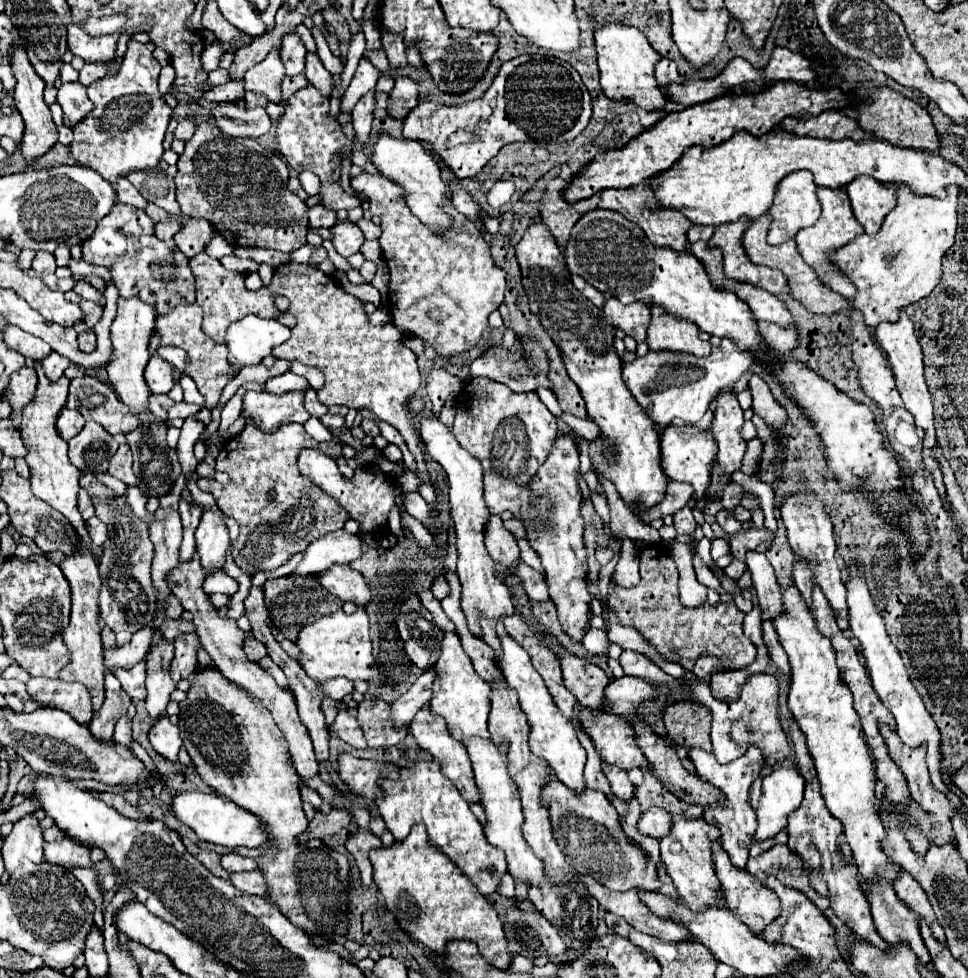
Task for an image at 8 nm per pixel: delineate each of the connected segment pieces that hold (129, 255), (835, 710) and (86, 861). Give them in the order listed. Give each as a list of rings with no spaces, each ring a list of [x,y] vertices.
[[[115,203],[111,213],[103,217],[93,235],[83,243],[83,261],[103,265],[113,273],[113,283],[123,299],[137,297],[153,305],[157,315],[169,313],[179,303],[195,303],[195,277],[175,241],[155,237],[155,221],[133,205]]]
[[[795,585],[783,593],[783,603],[785,613],[773,621],[773,627],[791,663],[789,709],[807,737],[809,753],[817,765],[821,793],[831,815],[843,823],[859,875],[865,881],[869,877],[881,875],[893,883],[899,879],[901,867],[889,859],[881,847],[881,841],[887,839],[887,831],[879,815],[879,799],[875,797],[877,779],[869,749],[863,739],[859,717],[853,709],[853,697],[847,685],[843,685],[839,679],[839,669],[829,639],[817,633],[813,615],[809,609],[805,609],[805,601],[801,601],[801,593],[797,593]]]
[[[63,837],[61,841],[55,841],[55,843],[45,843],[43,849],[45,849],[45,859],[55,865],[65,865],[65,867],[91,867],[93,865],[93,861],[89,859],[91,849],[71,837]]]

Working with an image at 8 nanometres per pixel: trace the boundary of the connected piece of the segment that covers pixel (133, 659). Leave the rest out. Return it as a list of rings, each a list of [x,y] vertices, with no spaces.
[[[147,623],[145,627],[141,627],[127,645],[117,647],[117,649],[109,649],[105,651],[105,673],[109,673],[111,667],[133,667],[135,663],[143,661],[149,647],[151,647],[151,637],[155,631],[155,623]]]

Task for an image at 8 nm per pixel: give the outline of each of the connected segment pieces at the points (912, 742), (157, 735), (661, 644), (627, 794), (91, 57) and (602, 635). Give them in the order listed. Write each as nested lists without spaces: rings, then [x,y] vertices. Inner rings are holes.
[[[851,567],[849,573],[851,573],[849,581],[847,581],[849,625],[851,625],[853,637],[857,637],[857,643],[861,645],[865,665],[871,673],[873,689],[881,697],[883,705],[893,713],[893,717],[897,721],[897,735],[901,737],[901,741],[909,747],[919,747],[919,745],[927,747],[925,761],[927,761],[927,769],[929,769],[929,775],[931,775],[931,783],[937,791],[947,793],[947,787],[943,783],[943,773],[941,773],[941,733],[939,733],[935,721],[929,717],[919,693],[913,689],[913,683],[909,681],[909,675],[905,673],[901,655],[897,653],[897,647],[889,641],[889,635],[885,631],[885,623],[881,621],[881,615],[877,613],[877,609],[873,605],[871,593],[869,593],[863,577],[859,575],[857,567]]]
[[[161,715],[161,719],[151,725],[149,741],[151,741],[153,749],[169,761],[177,761],[177,753],[183,747],[183,741],[179,737],[179,729],[169,723],[167,715]]]
[[[645,547],[639,555],[641,583],[633,589],[619,587],[610,583],[607,593],[607,605],[615,613],[617,621],[625,627],[633,627],[643,635],[643,639],[657,649],[657,653],[669,661],[679,663],[683,669],[693,669],[695,661],[705,655],[713,655],[721,659],[723,669],[741,669],[755,661],[755,645],[743,635],[743,613],[729,603],[715,603],[703,607],[683,607],[679,601],[679,573],[667,551]],[[735,617],[735,623],[729,621]]]
[[[603,763],[603,773],[605,773],[605,777],[609,779],[613,793],[615,793],[619,799],[629,801],[629,799],[633,797],[635,787],[633,787],[633,783],[629,781],[627,771],[619,769],[617,765],[607,765],[607,763]]]
[[[69,25],[67,33],[69,33],[67,45],[71,53],[81,57],[85,63],[109,63],[113,59],[119,33],[103,35],[103,37],[89,37],[77,25]]]
[[[589,629],[583,637],[583,647],[595,655],[601,655],[601,653],[607,653],[609,649],[609,639],[607,639],[607,633],[603,629]]]

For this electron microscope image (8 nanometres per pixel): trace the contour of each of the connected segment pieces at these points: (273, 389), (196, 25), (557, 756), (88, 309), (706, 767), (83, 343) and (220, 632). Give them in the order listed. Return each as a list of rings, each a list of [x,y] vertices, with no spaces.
[[[287,371],[279,377],[273,377],[265,383],[267,393],[273,393],[273,395],[283,395],[283,393],[289,393],[289,391],[305,391],[307,387],[309,387],[307,379],[291,373],[291,371]]]
[[[199,1],[199,5],[195,7],[195,11],[193,11],[193,15],[191,15],[191,19],[187,21],[187,27],[191,29],[191,31],[203,31],[203,27],[201,27],[201,13],[203,13],[203,1]]]
[[[497,625],[497,633],[503,645],[503,659],[499,661],[499,669],[503,671],[503,677],[507,679],[509,687],[517,691],[519,695],[519,705],[527,715],[527,721],[531,725],[531,735],[529,735],[529,745],[531,751],[545,759],[549,763],[549,767],[553,769],[553,773],[557,775],[557,779],[567,785],[569,789],[573,789],[575,793],[585,791],[585,777],[583,777],[583,767],[587,761],[585,749],[579,743],[575,729],[571,725],[569,719],[561,717],[561,711],[557,709],[557,705],[553,705],[553,699],[549,697],[549,691],[545,689],[545,683],[541,681],[541,675],[533,669],[529,655],[525,653],[525,649],[521,649],[521,645],[517,645],[503,629],[503,625]]]
[[[81,301],[81,309],[83,309],[83,323],[87,329],[93,329],[97,325],[97,321],[103,315],[103,309],[99,305],[95,305],[93,301]]]
[[[693,747],[693,749],[689,749],[689,759],[693,761],[693,765],[697,769],[697,775],[701,779],[709,781],[713,787],[721,789],[727,795],[727,803],[725,803],[723,809],[713,809],[713,807],[705,809],[705,821],[711,823],[711,825],[717,825],[717,829],[721,831],[721,845],[729,853],[731,863],[737,869],[745,869],[747,859],[749,859],[749,849],[753,845],[753,833],[757,829],[755,811],[747,803],[747,797],[749,797],[751,783],[759,777],[759,771],[763,769],[761,753],[755,747],[751,747],[749,753],[745,753],[741,759],[737,759],[737,761],[733,761],[729,765],[719,765],[717,759],[711,753],[705,753],[705,751]]]
[[[83,331],[83,333],[79,333],[77,343],[79,343],[79,349],[81,349],[83,353],[91,353],[91,351],[97,349],[97,339],[95,339],[95,333],[93,333],[93,331]]]
[[[195,553],[191,557],[193,561],[181,561],[177,563],[177,567],[167,575],[167,585],[171,589],[171,593],[181,601],[183,609],[187,609],[189,613],[193,613],[193,623],[197,625],[197,635],[201,639],[203,649],[211,655],[215,667],[233,683],[241,685],[243,689],[247,689],[249,693],[253,693],[253,697],[257,697],[273,715],[277,727],[281,729],[281,733],[285,735],[287,743],[289,743],[289,753],[291,753],[291,761],[299,773],[299,777],[315,777],[317,775],[317,761],[315,761],[315,751],[313,751],[313,743],[309,737],[309,731],[305,729],[305,725],[299,719],[297,713],[297,703],[291,691],[287,691],[285,687],[277,685],[273,677],[269,677],[269,673],[265,673],[261,669],[259,663],[253,663],[245,657],[243,651],[243,643],[245,643],[245,633],[237,627],[237,621],[227,619],[225,615],[219,615],[219,609],[209,601],[209,595],[203,591],[203,581],[211,575],[209,569],[205,569],[199,561],[199,555]]]

